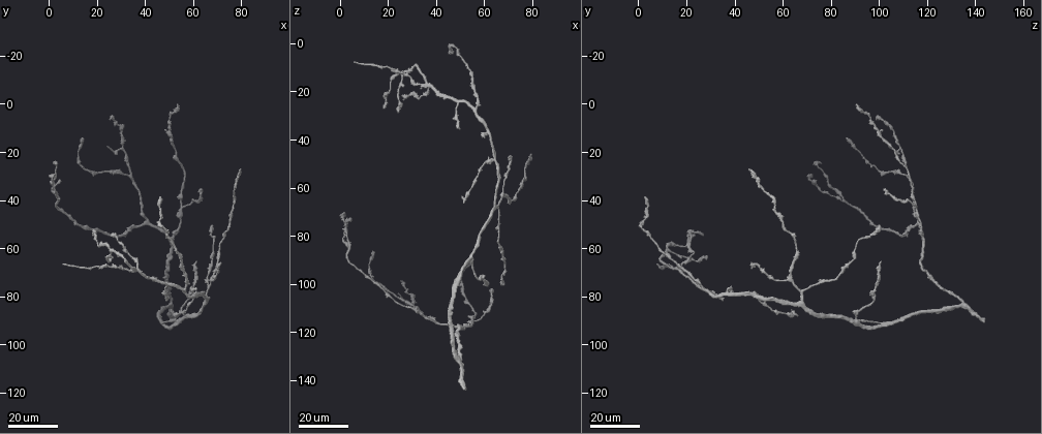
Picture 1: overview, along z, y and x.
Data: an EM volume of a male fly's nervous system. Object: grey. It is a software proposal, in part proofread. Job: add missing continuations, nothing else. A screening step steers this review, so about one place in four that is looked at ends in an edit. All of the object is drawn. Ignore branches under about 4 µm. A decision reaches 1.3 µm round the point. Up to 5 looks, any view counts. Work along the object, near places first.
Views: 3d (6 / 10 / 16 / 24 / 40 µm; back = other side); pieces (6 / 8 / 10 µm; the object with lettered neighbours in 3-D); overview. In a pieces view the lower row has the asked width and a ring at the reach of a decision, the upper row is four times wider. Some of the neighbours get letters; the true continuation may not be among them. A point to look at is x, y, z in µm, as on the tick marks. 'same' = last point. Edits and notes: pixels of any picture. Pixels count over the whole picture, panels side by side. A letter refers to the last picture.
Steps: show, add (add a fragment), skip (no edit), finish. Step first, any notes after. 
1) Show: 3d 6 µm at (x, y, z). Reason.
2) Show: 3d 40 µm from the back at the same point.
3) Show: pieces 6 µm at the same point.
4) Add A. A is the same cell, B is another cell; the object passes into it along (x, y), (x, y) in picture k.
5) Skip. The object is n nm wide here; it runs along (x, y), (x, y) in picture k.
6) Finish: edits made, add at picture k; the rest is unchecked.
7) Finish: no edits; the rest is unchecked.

Show: 3d 24 µm at (25, 18, 104). Thin end.

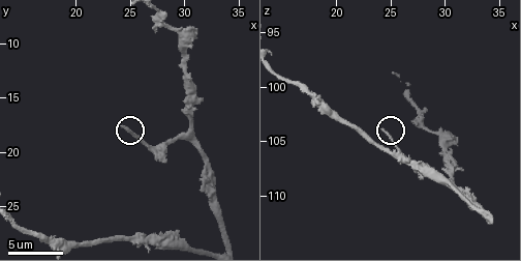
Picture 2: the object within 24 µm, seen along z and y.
Show: pieces 6 µm at (24.4, 17.4, 104.0). What lies round it.

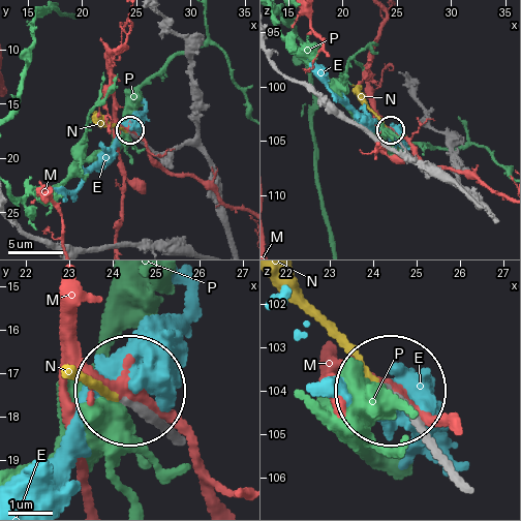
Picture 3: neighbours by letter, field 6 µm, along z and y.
Add N. N is the same cell, E, M and P are other cells; the object passes into it along (454, 465), (298, 287) in picture 3; it goes on there.

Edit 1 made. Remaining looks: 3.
Show: 3d 24 µm at (50, 80, 35). Branch stops here.

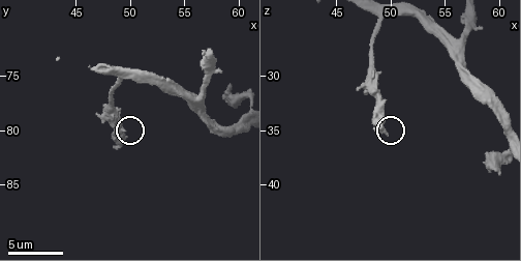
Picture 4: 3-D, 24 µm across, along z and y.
Show: pieces 8 µm at (49.6, 80.6, 35.4).

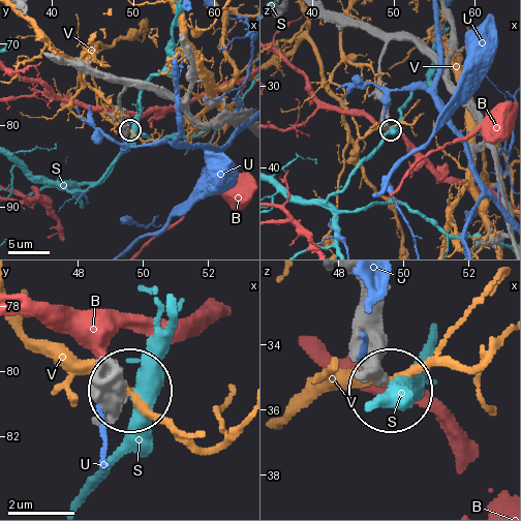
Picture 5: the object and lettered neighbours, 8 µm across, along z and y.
Skip. The object is 210 nm wide here; B, S, U and V are other cells; no lettered fragment goes on from it.

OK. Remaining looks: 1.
Finish: edits made, add at picture 3; the rest is unchecked.

